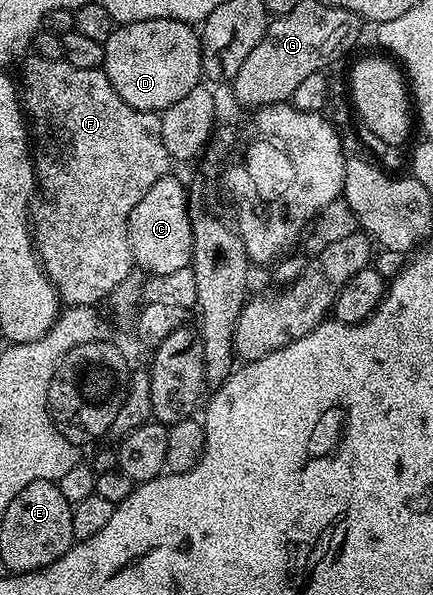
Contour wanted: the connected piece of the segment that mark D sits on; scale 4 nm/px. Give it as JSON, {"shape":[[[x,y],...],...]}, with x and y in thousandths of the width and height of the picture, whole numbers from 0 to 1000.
{"shape":[[[367,29],[298,42],[270,40],[238,72],[240,123],[263,153],[319,187],[370,190],[464,141],[462,57],[432,35]]]}

